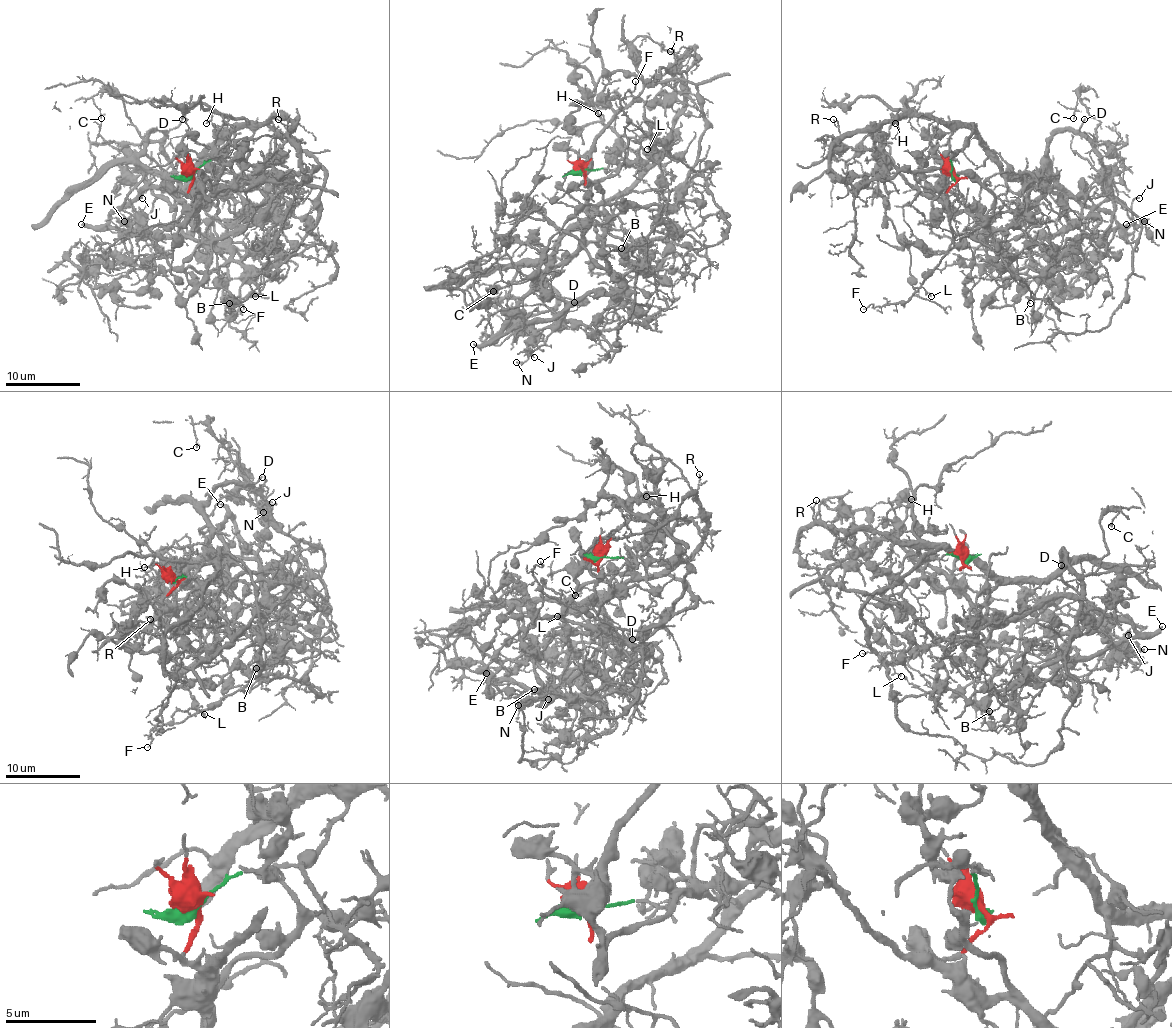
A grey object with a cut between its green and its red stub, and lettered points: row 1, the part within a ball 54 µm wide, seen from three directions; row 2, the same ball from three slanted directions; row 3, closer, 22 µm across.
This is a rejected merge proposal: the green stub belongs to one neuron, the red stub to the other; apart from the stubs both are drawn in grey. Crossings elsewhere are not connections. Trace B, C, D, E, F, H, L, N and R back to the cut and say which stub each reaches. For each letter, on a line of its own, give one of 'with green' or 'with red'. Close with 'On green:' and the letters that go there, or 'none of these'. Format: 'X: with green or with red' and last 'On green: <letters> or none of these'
B: with red
C: with green
D: with green
E: with red
F: with green
H: with green
L: with green
N: with red
R: with green
On green: C, D, F, H, L, R

